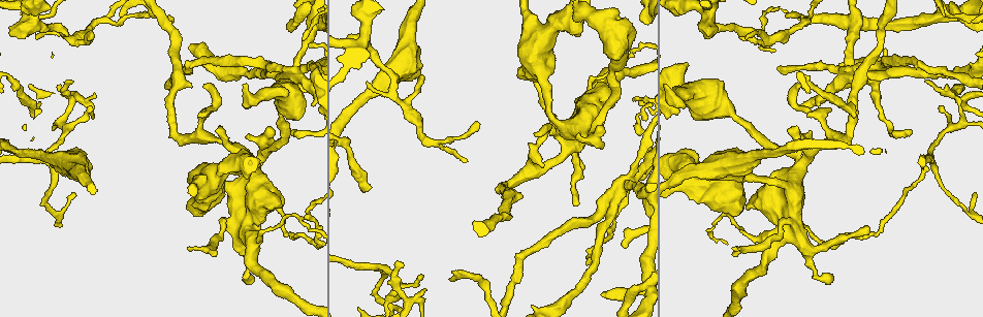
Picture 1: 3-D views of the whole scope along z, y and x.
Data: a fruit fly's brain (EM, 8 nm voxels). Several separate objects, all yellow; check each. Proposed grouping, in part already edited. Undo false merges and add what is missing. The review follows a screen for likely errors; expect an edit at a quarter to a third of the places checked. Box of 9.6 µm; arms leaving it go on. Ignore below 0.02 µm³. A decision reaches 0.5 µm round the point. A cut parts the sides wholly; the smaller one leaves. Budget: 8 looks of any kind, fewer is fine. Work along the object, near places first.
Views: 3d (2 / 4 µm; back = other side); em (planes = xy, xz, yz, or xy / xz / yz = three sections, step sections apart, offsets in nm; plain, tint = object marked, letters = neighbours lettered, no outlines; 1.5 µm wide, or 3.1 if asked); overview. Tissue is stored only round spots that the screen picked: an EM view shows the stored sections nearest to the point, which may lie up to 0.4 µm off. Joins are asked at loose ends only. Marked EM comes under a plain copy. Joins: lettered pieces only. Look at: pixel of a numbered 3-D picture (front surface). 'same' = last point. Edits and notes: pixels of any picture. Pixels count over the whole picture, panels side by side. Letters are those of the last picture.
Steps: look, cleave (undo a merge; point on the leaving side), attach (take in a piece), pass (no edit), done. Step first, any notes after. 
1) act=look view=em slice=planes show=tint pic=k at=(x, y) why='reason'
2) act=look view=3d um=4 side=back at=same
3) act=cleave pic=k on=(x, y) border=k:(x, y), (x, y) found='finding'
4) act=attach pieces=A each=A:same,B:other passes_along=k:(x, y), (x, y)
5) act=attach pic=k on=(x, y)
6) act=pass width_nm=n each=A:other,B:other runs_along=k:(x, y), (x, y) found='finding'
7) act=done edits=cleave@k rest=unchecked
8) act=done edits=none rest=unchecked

act=look view=3d um=4 pic=1 at=(379, 266) why='a fork'

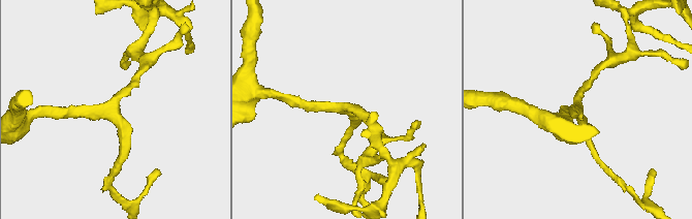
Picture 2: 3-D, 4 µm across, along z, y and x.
act=look view=em slice=xz step=4 show=tint pic=2 at=(113, 105) arms=3 why='need the tissue'

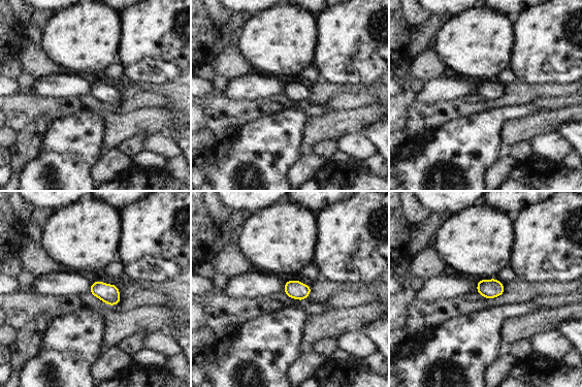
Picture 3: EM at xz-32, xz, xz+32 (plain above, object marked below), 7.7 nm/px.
act=look view=em slice=planes show=letters at=same why='cut it another way'

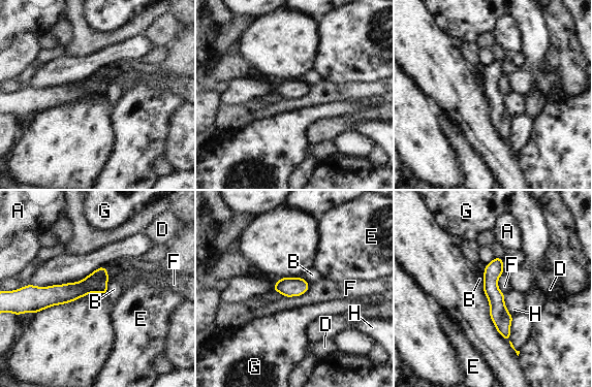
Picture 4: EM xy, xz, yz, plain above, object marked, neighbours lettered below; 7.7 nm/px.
act=pass width_nm=130 each=A:other,B:other,D:other,E:other,F:other,G:other,H:other runs_along=4:(496, 260), (492, 292), (506, 335) found='all the same cell'

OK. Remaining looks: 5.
act=look view=em slice=xy step=8 show=tint pic=1 at=(120, 16) why='branch stops here'

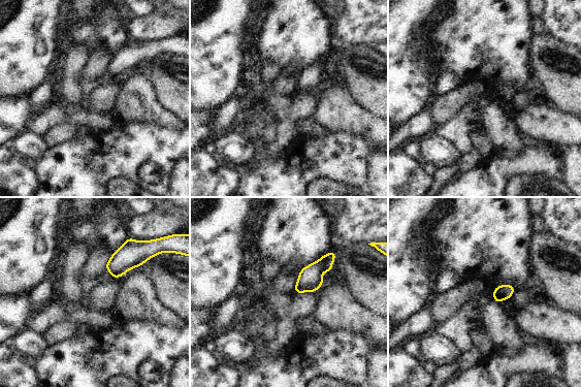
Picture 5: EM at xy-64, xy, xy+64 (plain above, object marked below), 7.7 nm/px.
act=look view=em slice=xy step=8 show=letters at=same

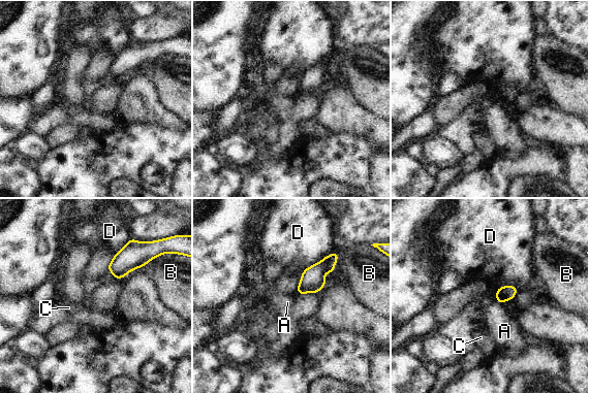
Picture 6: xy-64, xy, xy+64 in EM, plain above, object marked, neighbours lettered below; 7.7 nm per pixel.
act=pass width_nm=120 each=A:other,B:other,C:other,D:other found='none of them fits'

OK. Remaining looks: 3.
act=look view=em slice=yz step=8 show=tint pic=1 at=(549, 111) why='thick turns thin'

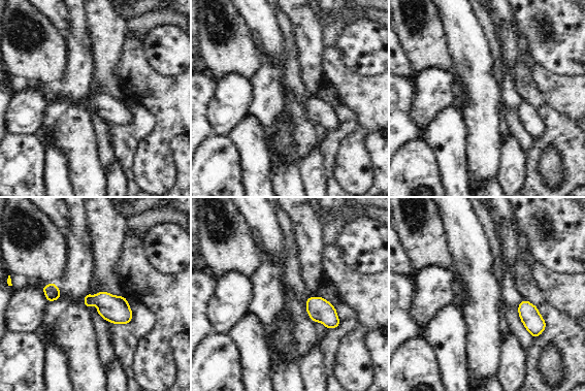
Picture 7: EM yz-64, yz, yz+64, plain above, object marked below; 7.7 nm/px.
act=look view=em slice=planes show=letters at=same why='cut it another way'

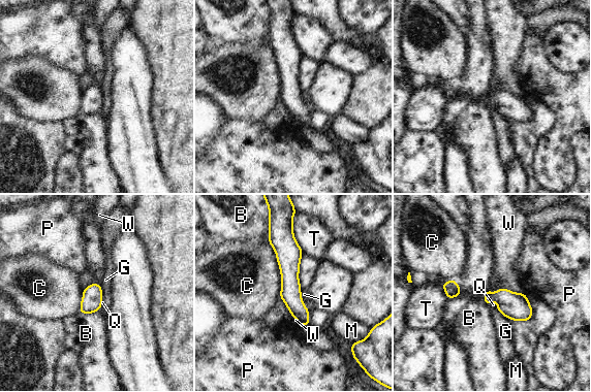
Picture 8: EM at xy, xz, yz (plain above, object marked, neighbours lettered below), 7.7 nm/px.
act=pass each=B:other,C:other,G:other,M:other,P:other,Q:other,T:other,W:other runs_along=8:(288, 231), (290, 295), (302, 323) found='continuous, no second cell'

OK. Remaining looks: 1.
act=done edits=none rest=unchecked

